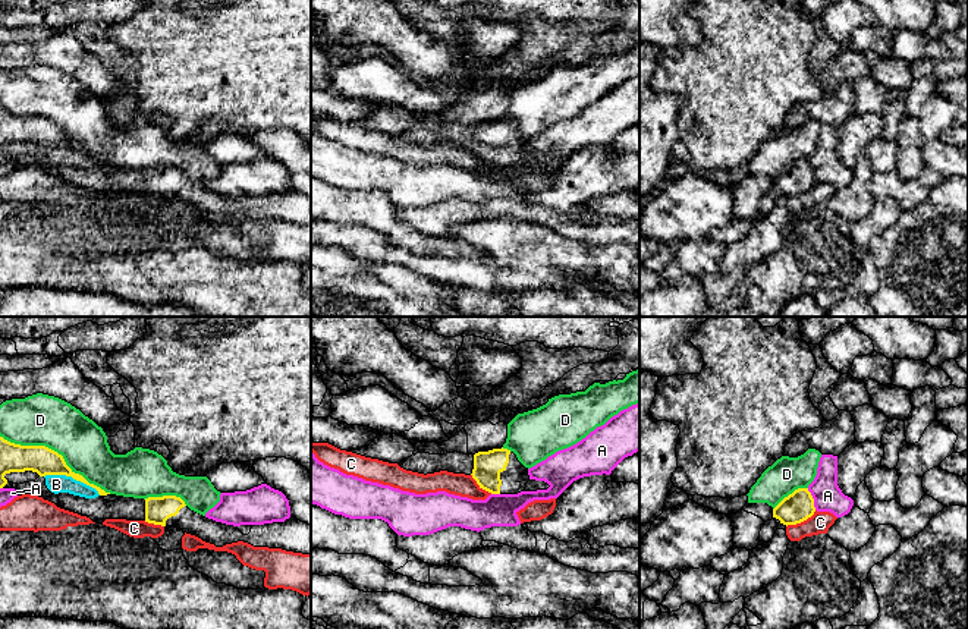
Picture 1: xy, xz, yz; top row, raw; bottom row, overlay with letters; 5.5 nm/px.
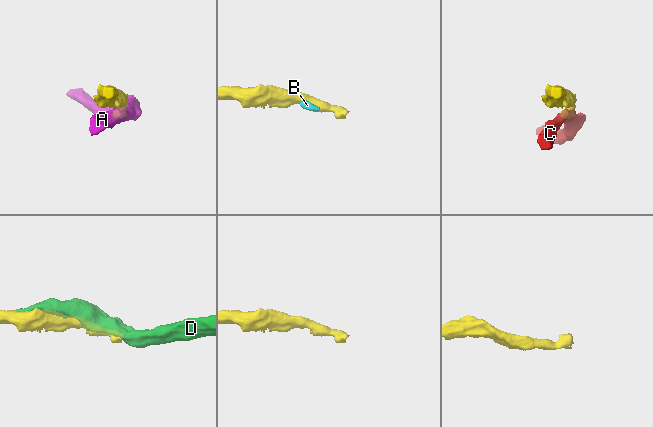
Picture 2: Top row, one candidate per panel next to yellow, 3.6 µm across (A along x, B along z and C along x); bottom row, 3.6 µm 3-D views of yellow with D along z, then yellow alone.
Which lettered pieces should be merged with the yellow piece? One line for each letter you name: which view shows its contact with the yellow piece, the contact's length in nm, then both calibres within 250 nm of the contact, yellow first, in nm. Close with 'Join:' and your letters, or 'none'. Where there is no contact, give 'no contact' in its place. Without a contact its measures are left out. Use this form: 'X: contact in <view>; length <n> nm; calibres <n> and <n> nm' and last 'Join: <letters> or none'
Join: none

